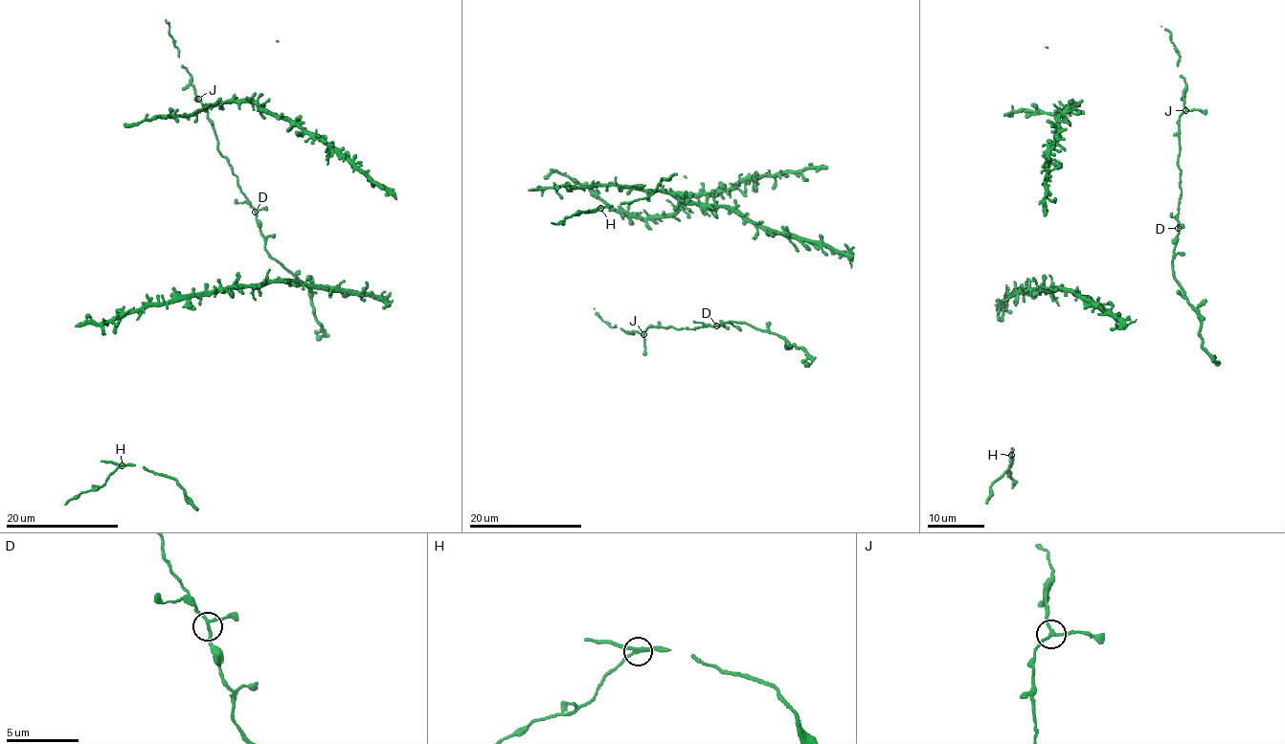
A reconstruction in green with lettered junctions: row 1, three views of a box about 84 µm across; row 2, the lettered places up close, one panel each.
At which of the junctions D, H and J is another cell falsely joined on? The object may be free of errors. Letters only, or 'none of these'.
H

